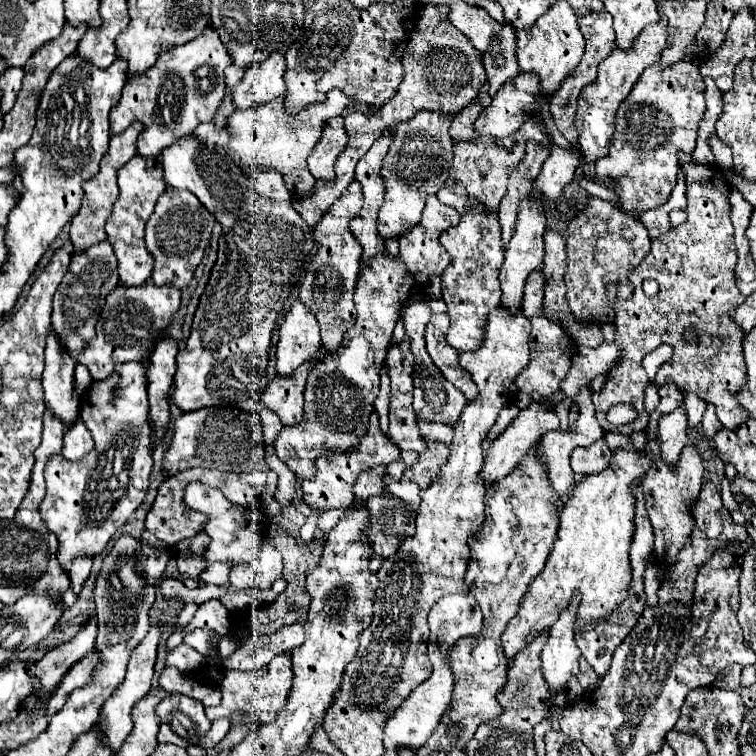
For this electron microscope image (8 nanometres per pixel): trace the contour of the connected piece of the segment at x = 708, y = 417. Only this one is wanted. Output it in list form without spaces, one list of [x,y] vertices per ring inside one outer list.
[[[707,406],[705,414],[703,414],[701,426],[703,426],[703,432],[705,432],[709,438],[715,436],[715,432],[719,430],[719,420],[717,420],[717,414],[715,414],[715,406]]]

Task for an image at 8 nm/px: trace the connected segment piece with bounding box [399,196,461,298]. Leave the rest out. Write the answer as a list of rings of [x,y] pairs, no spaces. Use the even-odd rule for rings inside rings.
[[[429,196],[423,216],[419,220],[419,226],[415,226],[415,230],[409,230],[407,234],[403,234],[399,238],[401,258],[405,260],[409,272],[413,274],[419,292],[425,294],[427,298],[441,298],[441,274],[451,264],[451,258],[449,258],[447,250],[443,250],[443,246],[439,244],[439,234],[443,230],[459,224],[459,218],[461,218],[459,212],[455,212],[451,206],[445,206],[443,202],[439,202],[437,196]]]

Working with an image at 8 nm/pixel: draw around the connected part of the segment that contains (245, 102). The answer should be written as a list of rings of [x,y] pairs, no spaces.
[[[281,52],[271,54],[263,62],[253,64],[233,90],[233,102],[239,110],[247,110],[255,104],[269,102],[277,96],[285,96],[285,56]]]

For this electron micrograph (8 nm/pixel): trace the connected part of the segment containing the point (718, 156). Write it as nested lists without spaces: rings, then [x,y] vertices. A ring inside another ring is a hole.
[[[713,134],[713,136],[709,138],[709,148],[711,148],[711,152],[715,154],[715,160],[717,160],[717,162],[723,162],[723,168],[731,166],[731,162],[733,162],[733,158],[731,158],[731,148],[725,146],[725,144],[717,138],[717,134]]]

